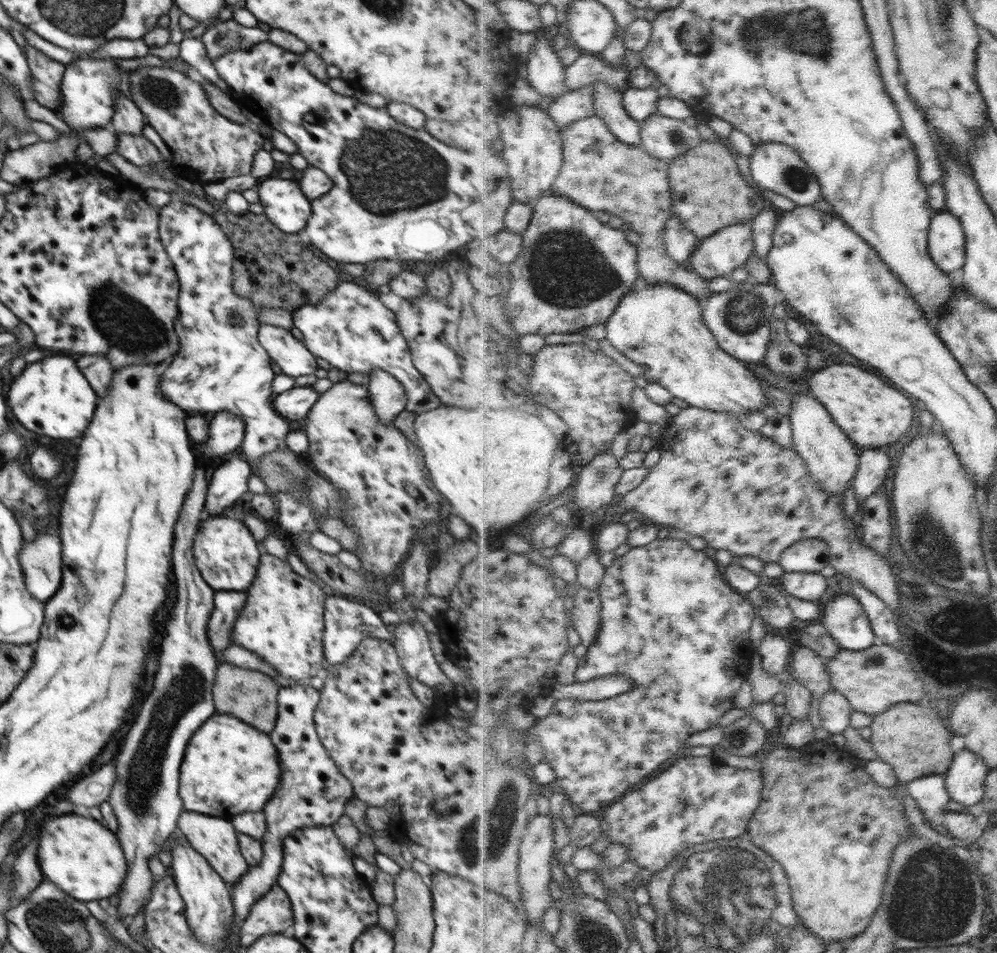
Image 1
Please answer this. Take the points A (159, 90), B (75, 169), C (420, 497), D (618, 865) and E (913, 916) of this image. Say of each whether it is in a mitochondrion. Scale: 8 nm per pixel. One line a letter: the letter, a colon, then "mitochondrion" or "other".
A: mitochondrion
B: other
C: other
D: other
E: mitochondrion

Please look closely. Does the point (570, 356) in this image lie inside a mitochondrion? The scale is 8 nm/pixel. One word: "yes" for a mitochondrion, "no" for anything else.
no

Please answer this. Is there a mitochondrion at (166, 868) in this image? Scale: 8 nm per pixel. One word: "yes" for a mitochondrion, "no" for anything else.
no

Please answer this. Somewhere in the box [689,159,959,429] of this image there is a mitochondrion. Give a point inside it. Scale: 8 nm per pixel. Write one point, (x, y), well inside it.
(746, 313)

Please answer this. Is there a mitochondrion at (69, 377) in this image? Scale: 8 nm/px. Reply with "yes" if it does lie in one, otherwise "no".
no

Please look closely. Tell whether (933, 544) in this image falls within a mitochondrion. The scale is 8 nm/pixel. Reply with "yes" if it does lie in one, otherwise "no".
yes

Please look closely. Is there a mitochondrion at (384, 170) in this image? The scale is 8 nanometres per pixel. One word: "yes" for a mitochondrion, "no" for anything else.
yes

